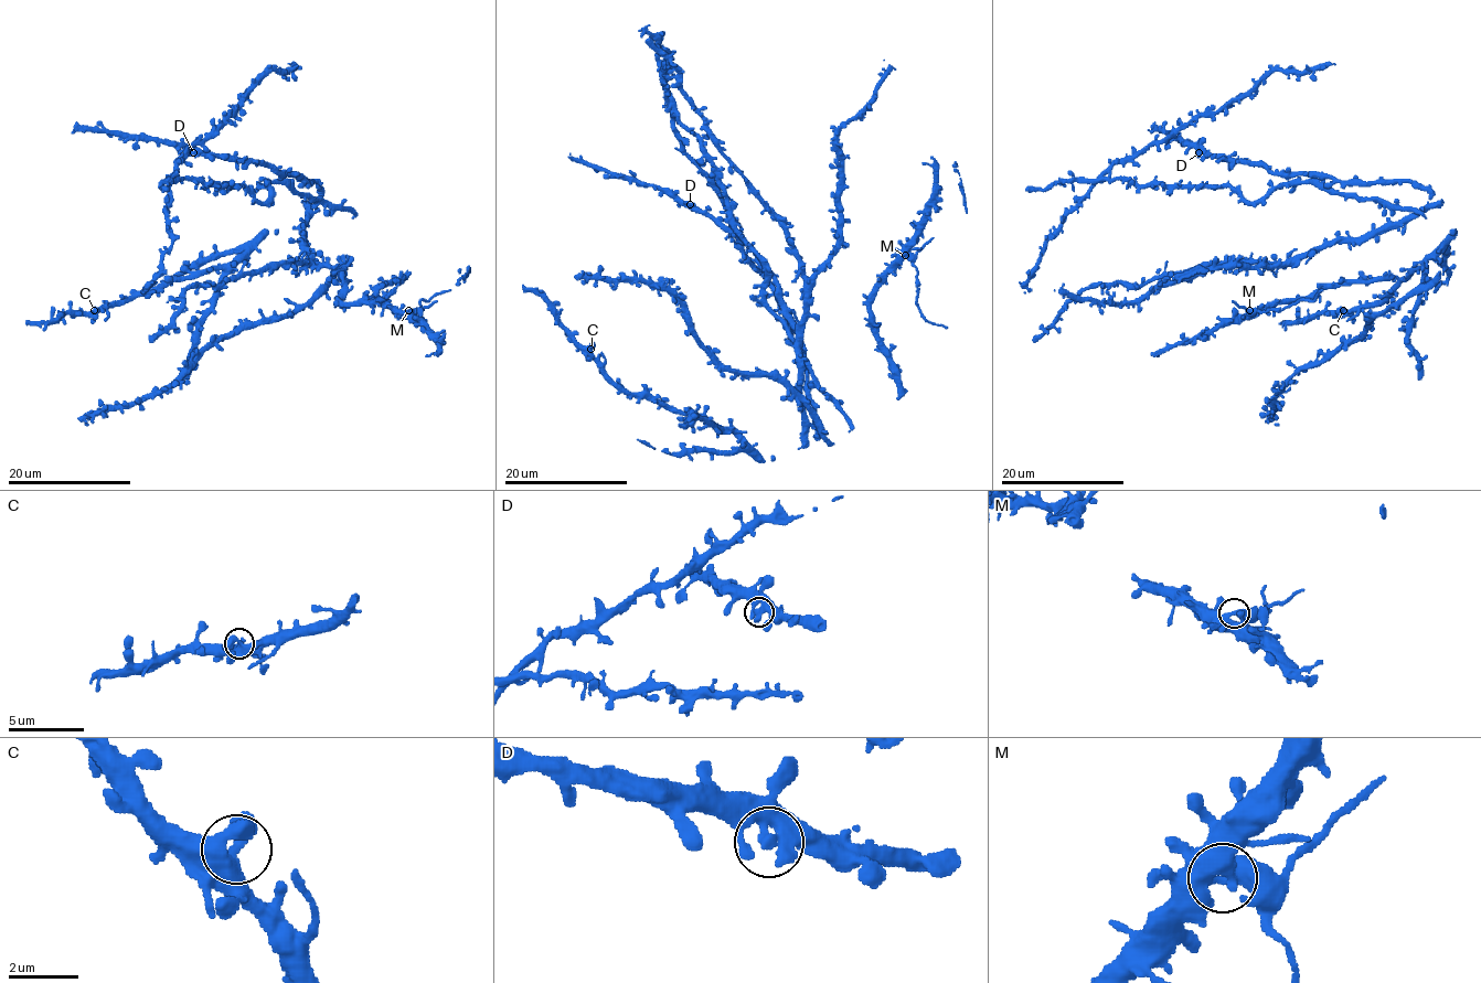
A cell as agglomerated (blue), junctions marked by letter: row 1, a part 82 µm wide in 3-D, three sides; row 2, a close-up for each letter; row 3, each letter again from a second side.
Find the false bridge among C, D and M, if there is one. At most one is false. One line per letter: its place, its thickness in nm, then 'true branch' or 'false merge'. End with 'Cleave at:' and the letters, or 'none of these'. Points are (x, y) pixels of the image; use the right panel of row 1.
C: at (1343, 310); 650 nm thick; true branch
D: at (1199, 152); 650 nm thick; true branch
M: at (1249, 310); 650 nm thick; false merge
Cleave at: M

